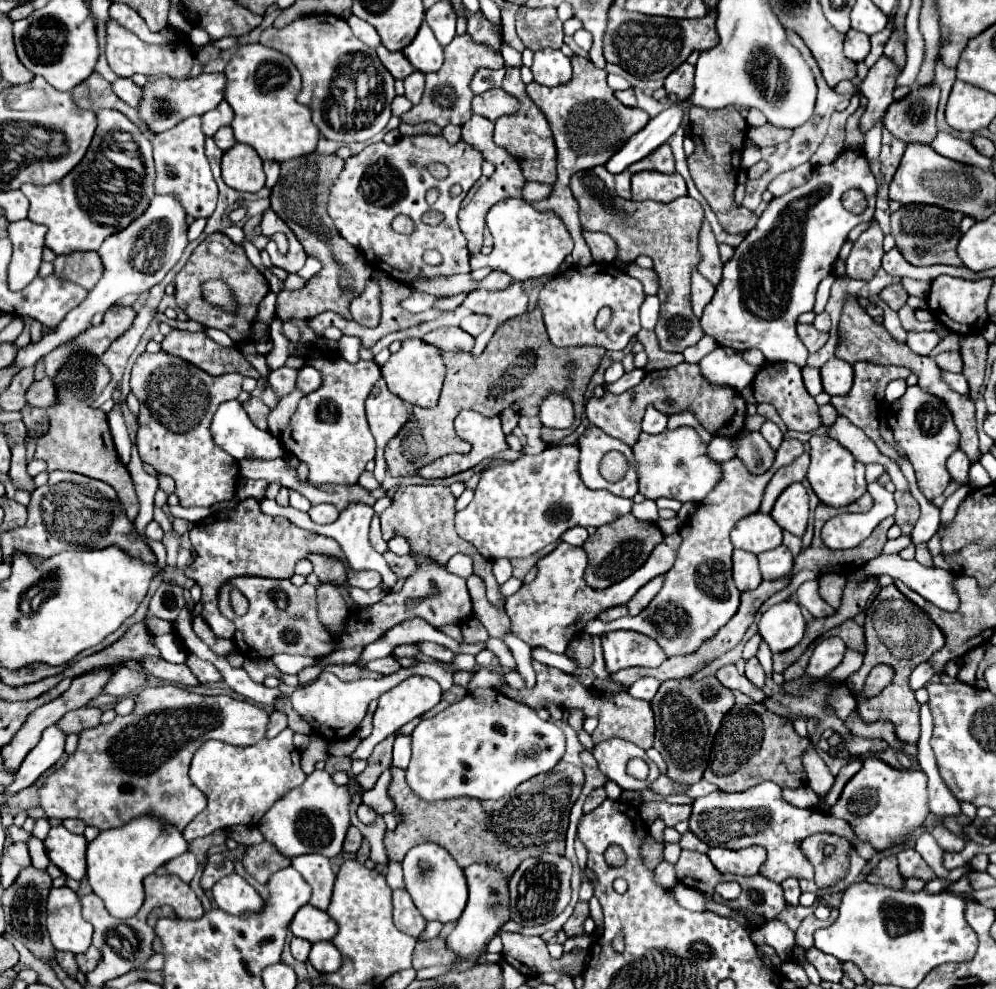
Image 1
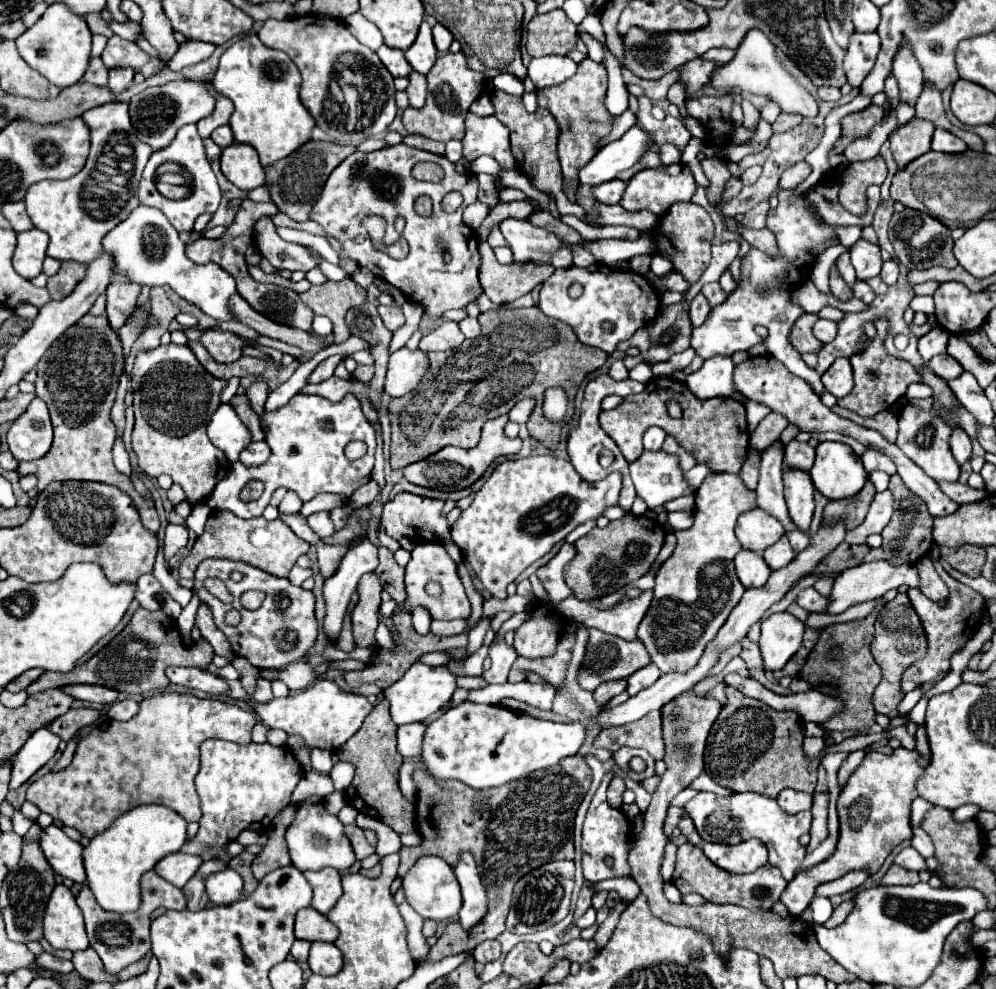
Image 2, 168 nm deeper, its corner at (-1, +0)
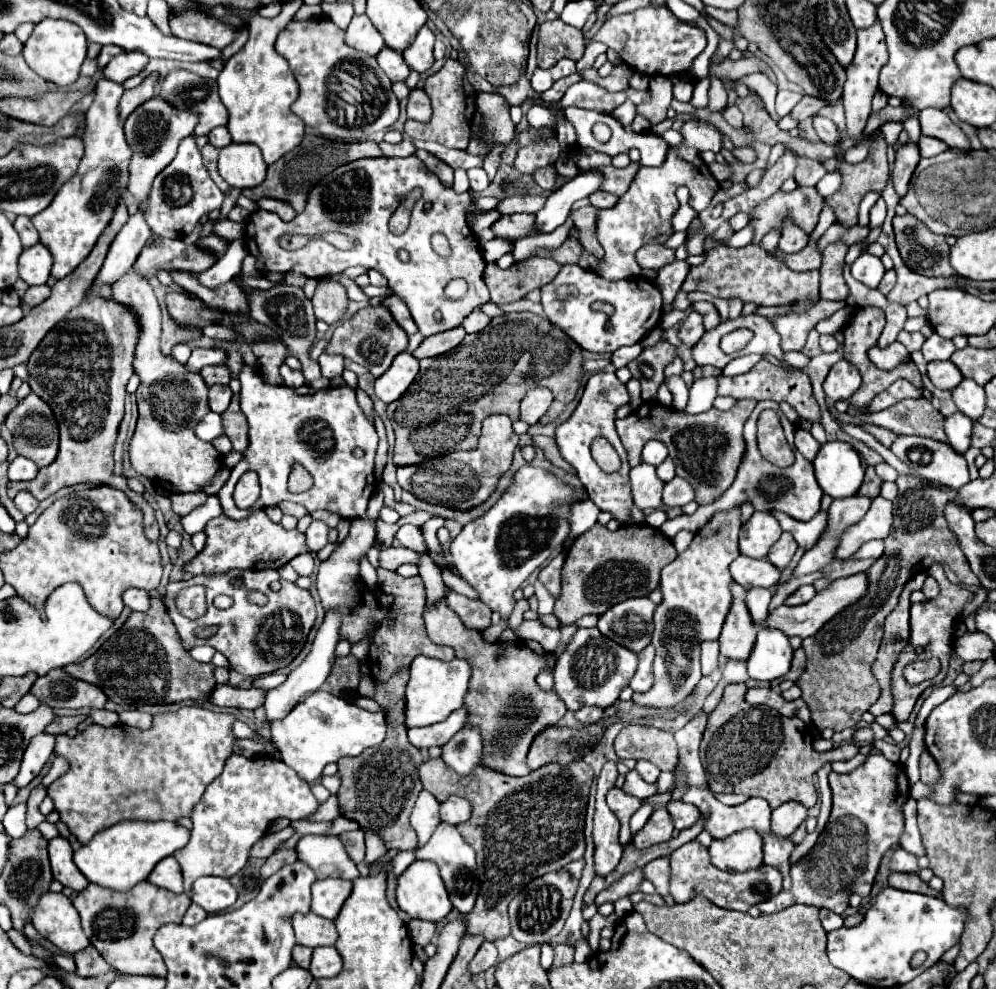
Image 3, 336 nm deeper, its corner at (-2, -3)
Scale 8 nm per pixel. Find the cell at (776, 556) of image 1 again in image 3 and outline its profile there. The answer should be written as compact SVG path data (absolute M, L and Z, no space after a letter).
M783 532L781 538L771 546L771 550L767 554L767 560L771 564L775 564L779 570L783 570L789 564L789 560L793 558L795 550L797 550L797 542L793 540L793 536L789 532Z

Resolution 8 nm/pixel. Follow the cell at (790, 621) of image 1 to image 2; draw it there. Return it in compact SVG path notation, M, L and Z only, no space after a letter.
M788 611L774 613L766 621L762 621L760 651L764 659L764 669L782 669L788 659L800 649L804 629L804 623Z

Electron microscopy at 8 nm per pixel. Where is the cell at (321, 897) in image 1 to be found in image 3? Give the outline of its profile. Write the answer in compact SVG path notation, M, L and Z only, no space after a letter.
M341 878L317 880L311 886L311 890L313 890L311 910L319 916L335 920L343 902L349 898L349 894L353 890L353 882L351 880L341 880Z

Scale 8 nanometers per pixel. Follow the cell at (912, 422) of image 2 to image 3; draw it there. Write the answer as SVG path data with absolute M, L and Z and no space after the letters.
M899 436L893 442L891 452L901 462L905 462L919 478L925 478L929 482L937 482L937 484L947 486L951 490L959 490L961 486L965 486L971 480L965 458L959 452L955 452L949 444L943 444L943 442L937 442L931 438L921 438L921 436Z

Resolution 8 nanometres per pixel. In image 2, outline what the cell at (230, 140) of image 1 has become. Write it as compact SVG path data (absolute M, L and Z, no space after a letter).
M230 125L218 127L210 137L212 137L212 141L214 141L214 143L218 143L222 149L224 149L224 147L228 147L230 143L234 143L234 135L232 135L232 131L230 131Z

